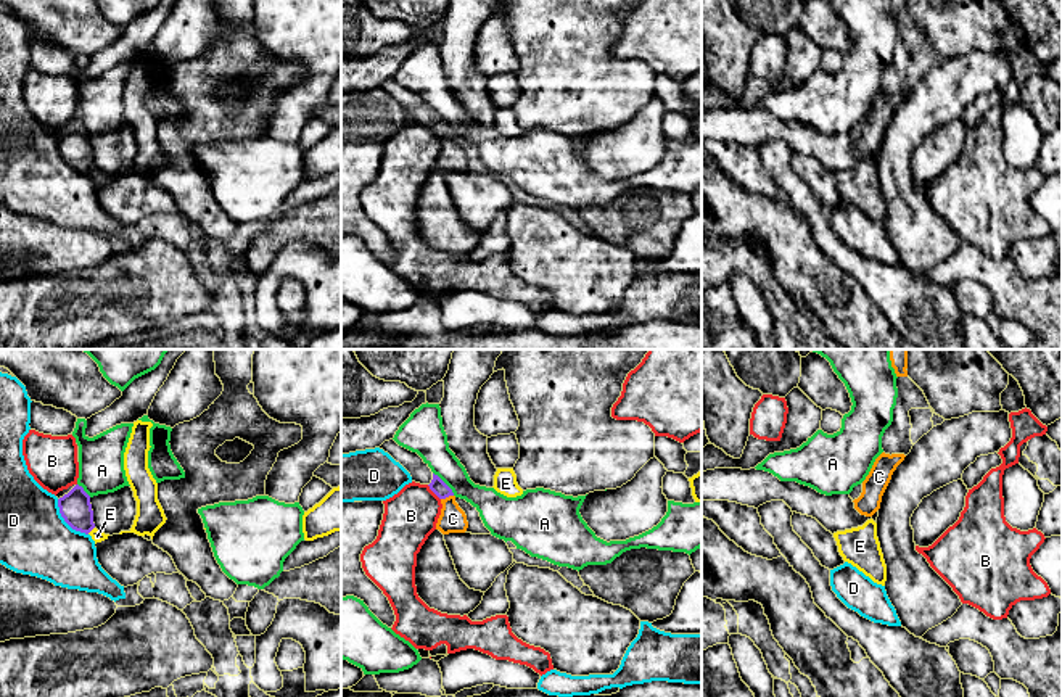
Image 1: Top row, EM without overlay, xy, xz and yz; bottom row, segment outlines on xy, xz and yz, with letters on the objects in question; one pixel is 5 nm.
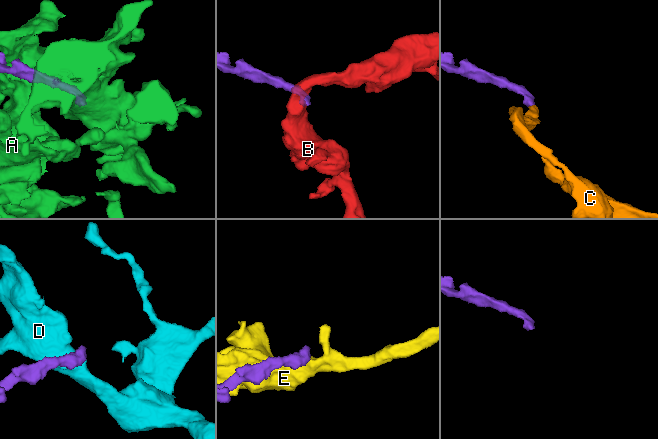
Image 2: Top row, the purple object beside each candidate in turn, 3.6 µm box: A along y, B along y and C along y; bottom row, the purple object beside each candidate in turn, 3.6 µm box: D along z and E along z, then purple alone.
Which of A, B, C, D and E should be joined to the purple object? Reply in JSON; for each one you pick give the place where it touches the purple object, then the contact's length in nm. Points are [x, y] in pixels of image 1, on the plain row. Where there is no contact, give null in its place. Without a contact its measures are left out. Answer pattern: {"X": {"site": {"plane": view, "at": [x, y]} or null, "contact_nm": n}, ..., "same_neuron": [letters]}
{"C": {"site": {"plane": "xz", "at": [446, 136]}, "contact_nm": 70}, "same_neuron": ["C"]}

